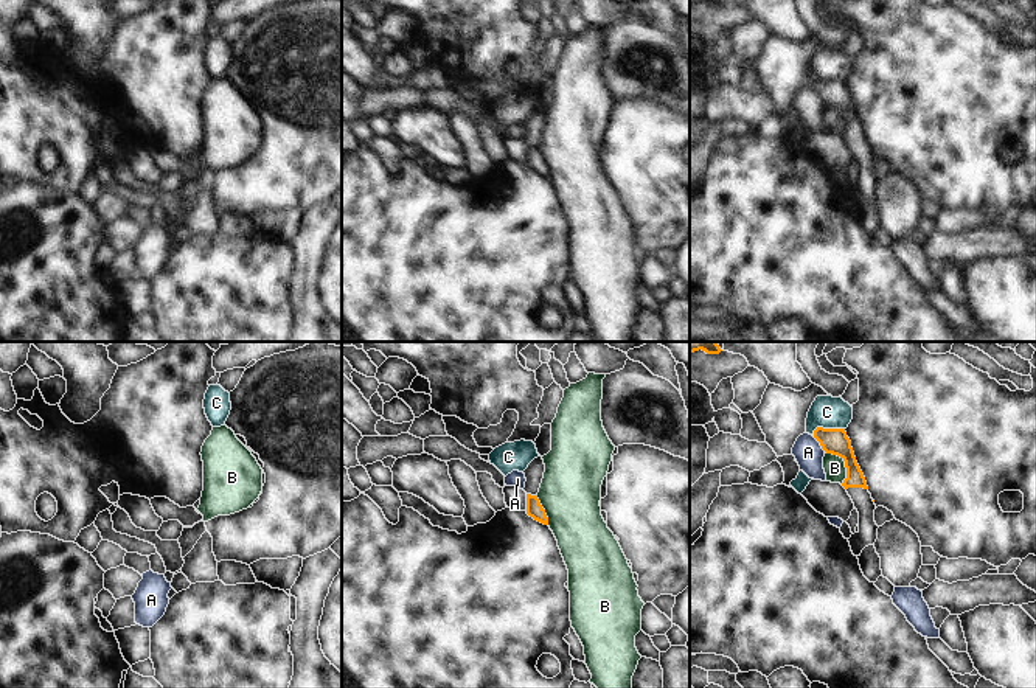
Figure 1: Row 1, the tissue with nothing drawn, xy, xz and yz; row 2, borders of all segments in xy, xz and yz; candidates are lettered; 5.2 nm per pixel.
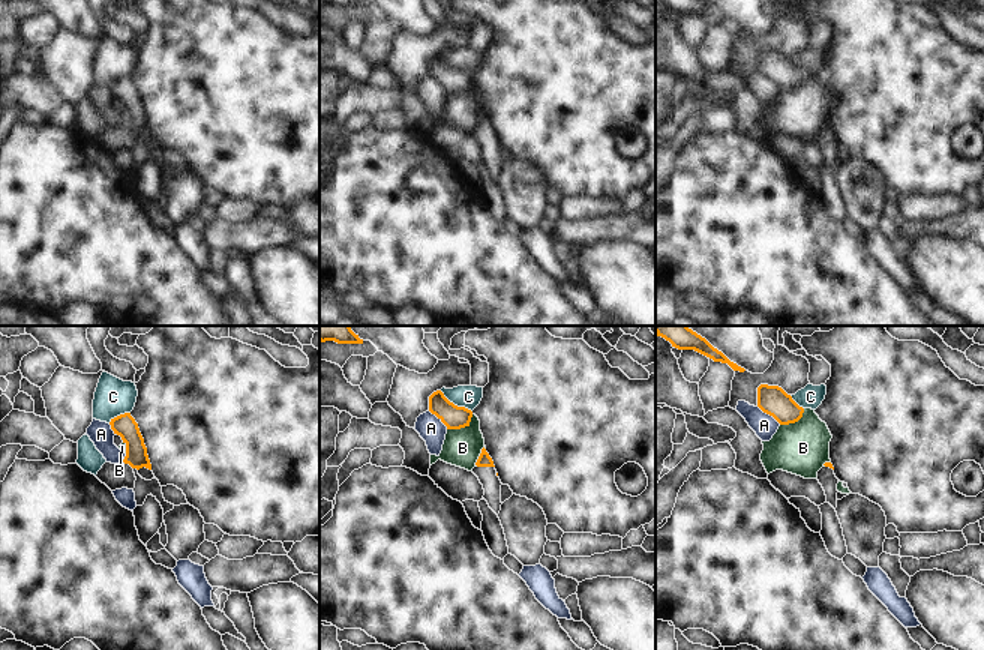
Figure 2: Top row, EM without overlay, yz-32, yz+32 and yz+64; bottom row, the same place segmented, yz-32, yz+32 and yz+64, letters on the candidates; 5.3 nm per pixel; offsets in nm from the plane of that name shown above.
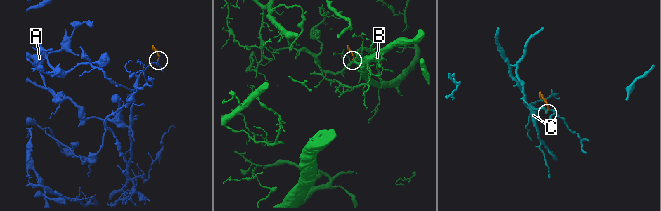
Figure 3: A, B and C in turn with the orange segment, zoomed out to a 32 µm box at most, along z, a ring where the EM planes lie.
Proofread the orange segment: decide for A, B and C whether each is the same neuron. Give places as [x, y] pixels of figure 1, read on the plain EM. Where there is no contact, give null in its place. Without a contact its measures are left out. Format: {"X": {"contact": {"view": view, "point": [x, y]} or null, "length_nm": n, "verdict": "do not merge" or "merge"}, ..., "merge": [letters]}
{"A": {"contact": {"view": "yz", "point": [820, 97]}, "length_nm": 100, "verdict": "do not merge"}, "B": {"contact": {"view": "yz", "point": [845, 115]}, "length_nm": 200, "verdict": "do not merge"}, "C": {"contact": {"view": "yz", "point": [827, 81]}, "length_nm": 170, "verdict": "do not merge"}, "merge": []}

